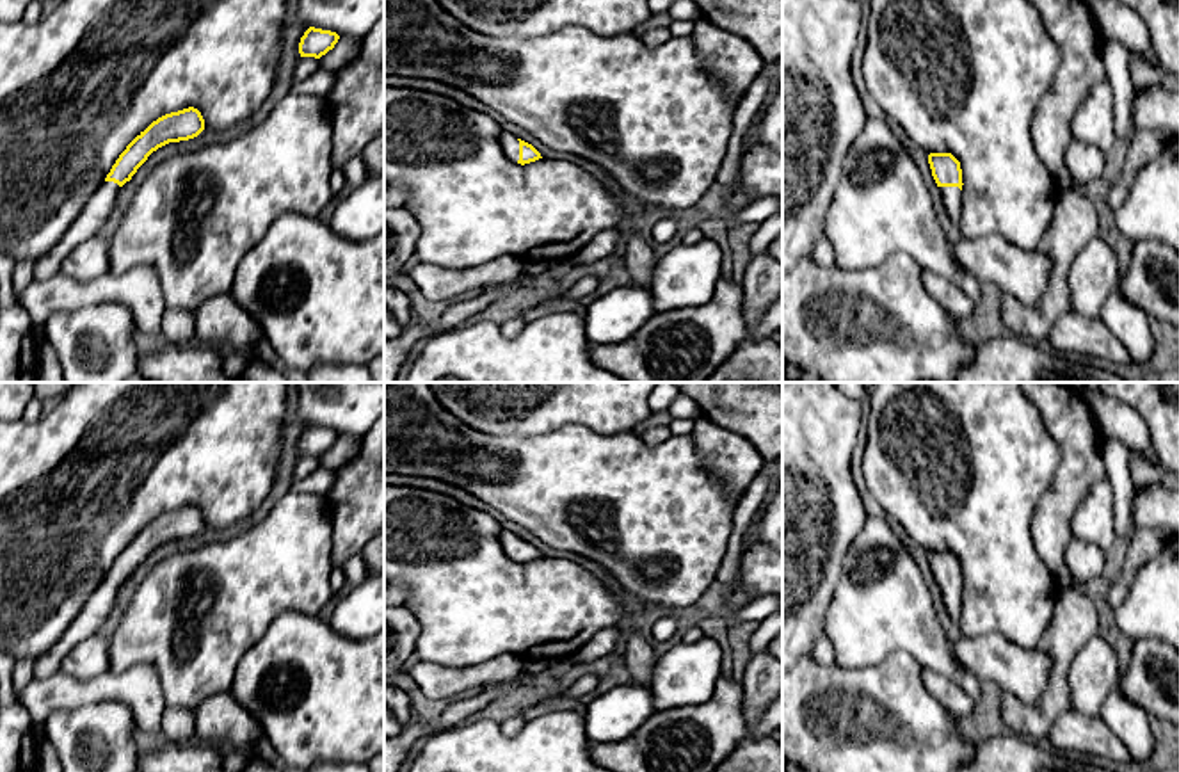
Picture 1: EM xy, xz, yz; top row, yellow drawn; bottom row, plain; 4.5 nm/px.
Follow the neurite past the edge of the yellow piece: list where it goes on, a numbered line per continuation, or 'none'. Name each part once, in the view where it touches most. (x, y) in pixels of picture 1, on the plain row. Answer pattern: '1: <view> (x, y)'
1: xz (509, 541)

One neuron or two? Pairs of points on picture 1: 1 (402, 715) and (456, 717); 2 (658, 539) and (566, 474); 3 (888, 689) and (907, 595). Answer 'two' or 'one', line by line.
1: two
2: one
3: two

